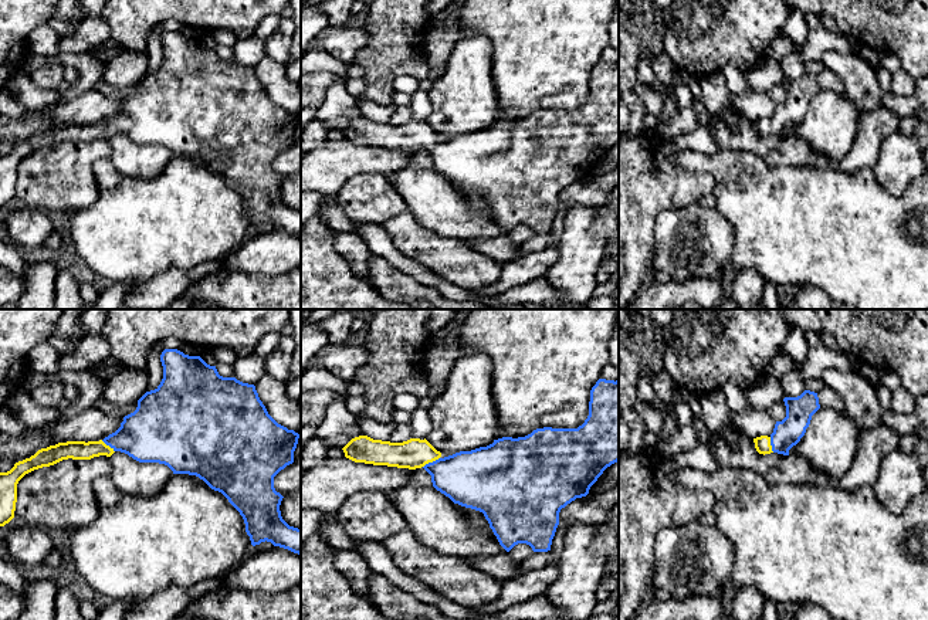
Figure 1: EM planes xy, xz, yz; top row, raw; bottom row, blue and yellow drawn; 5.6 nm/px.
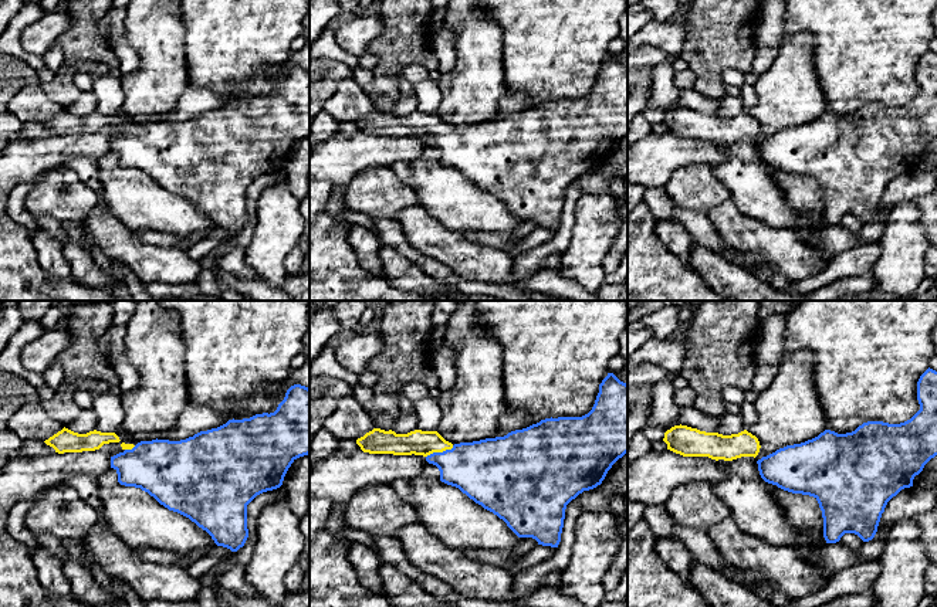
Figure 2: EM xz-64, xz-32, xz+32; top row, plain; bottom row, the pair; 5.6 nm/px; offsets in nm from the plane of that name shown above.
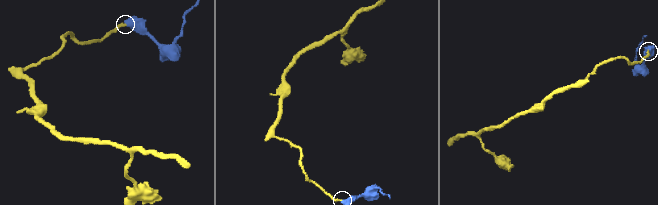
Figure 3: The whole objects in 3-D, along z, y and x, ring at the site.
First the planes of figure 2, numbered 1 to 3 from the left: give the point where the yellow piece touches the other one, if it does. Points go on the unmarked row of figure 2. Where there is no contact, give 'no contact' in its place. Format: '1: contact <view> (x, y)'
1: contact xz-64 (129, 132)
2: contact xz-32 (439, 135)
3: no contact

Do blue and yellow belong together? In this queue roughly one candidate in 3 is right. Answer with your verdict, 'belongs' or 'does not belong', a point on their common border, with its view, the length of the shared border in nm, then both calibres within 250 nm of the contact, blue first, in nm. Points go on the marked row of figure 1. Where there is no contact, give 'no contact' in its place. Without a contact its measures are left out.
belongs; meets blue in xz at (430, 463); contact 110 nm long; 320 nm thick on the blue side, 170 nm on the other

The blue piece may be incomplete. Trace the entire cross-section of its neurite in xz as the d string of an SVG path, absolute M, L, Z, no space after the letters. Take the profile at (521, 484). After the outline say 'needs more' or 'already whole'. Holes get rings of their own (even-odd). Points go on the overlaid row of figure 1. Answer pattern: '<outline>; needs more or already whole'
M596 382L590 390L589 416L578 428L536 428L525 437L502 437L487 447L444 458L426 438L390 443L359 436L342 450L355 463L409 470L423 467L437 491L454 504L484 514L507 552L518 543L529 545L534 552L548 552L560 509L586 497L603 471L619 461L619 382Z; needs more

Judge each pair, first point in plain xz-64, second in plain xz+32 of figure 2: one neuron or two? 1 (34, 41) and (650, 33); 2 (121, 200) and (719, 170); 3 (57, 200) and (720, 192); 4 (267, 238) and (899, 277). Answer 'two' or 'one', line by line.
1: one
2: one
3: one
4: one

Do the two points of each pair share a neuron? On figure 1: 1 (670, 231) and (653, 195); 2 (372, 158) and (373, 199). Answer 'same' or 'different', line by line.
1: different
2: different

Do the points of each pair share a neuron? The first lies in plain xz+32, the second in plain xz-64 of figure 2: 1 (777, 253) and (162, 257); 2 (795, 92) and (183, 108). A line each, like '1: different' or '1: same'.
1: same
2: different

